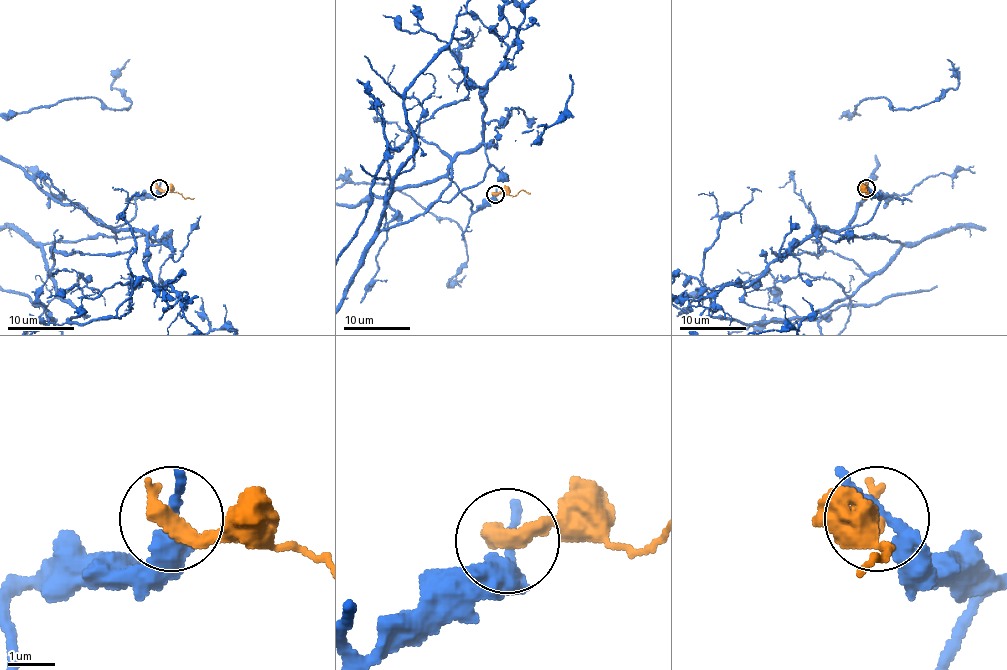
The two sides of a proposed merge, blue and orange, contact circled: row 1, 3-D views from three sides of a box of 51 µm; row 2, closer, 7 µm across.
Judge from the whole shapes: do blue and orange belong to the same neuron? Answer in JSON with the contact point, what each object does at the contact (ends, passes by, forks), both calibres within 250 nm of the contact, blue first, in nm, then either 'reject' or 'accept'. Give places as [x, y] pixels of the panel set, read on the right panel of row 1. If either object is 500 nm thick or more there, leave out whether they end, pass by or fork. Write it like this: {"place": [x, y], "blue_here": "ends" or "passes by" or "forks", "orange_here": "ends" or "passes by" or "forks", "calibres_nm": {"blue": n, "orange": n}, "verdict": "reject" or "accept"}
{"place": [866, 188], "blue_here": "ends", "orange_here": "ends", "calibres_nm": {"blue": 300, "orange": 460}, "verdict": "reject"}

